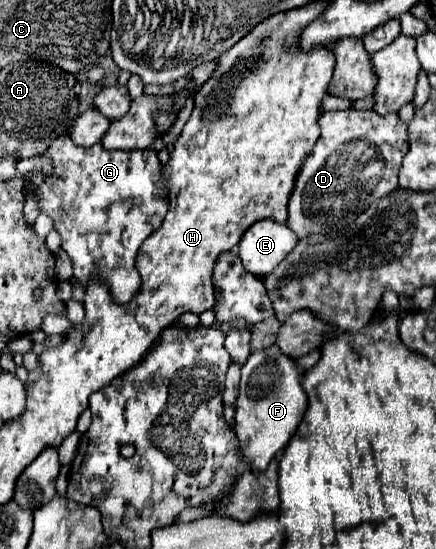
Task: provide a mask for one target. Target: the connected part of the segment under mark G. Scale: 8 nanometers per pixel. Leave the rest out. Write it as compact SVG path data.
M60 136L46 150L50 158L54 158L54 174L44 178L40 172L32 176L32 190L38 192L42 214L48 214L54 220L54 228L62 236L62 248L68 252L74 278L86 286L86 276L102 274L110 286L112 298L122 304L128 302L140 288L140 276L134 266L140 244L146 240L146 232L156 232L164 220L168 210L166 198L166 182L160 174L160 160L152 150L104 150L102 144L94 144L90 148L78 148L70 136Z

